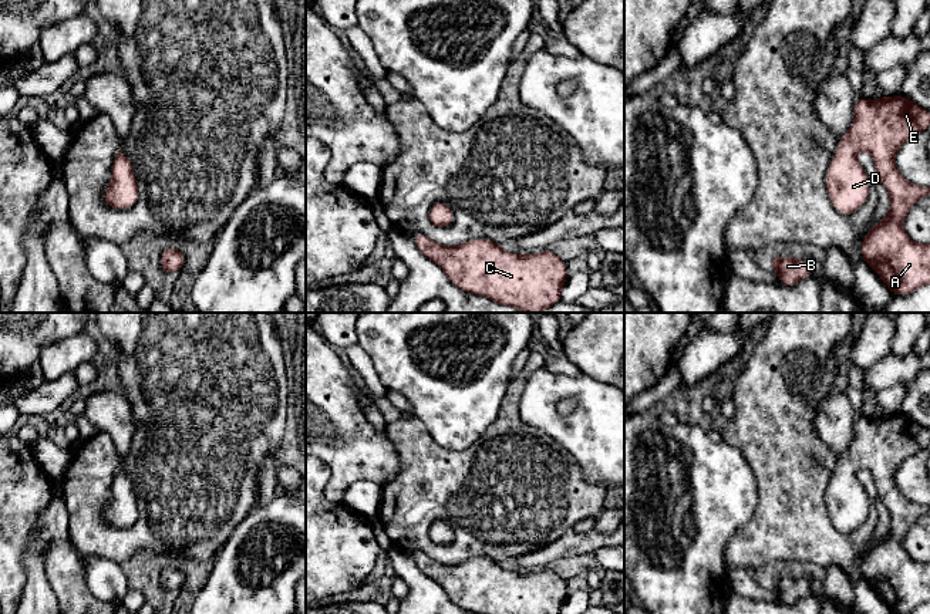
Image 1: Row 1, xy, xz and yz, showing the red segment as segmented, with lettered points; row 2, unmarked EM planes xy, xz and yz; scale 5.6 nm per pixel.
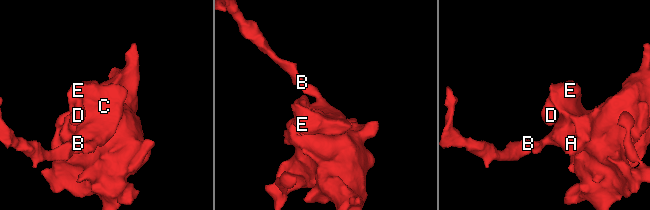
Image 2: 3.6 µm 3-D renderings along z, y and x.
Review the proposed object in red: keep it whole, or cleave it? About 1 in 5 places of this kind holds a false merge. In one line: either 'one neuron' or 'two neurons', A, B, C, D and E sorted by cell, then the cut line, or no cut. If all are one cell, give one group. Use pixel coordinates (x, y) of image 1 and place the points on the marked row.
one neuron | A B C D E | no cut

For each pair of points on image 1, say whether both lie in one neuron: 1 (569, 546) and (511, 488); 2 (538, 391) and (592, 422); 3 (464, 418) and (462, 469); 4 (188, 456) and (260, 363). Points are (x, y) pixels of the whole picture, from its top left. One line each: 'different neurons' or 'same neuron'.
1: different neurons
2: same neuron
3: different neurons
4: same neuron

